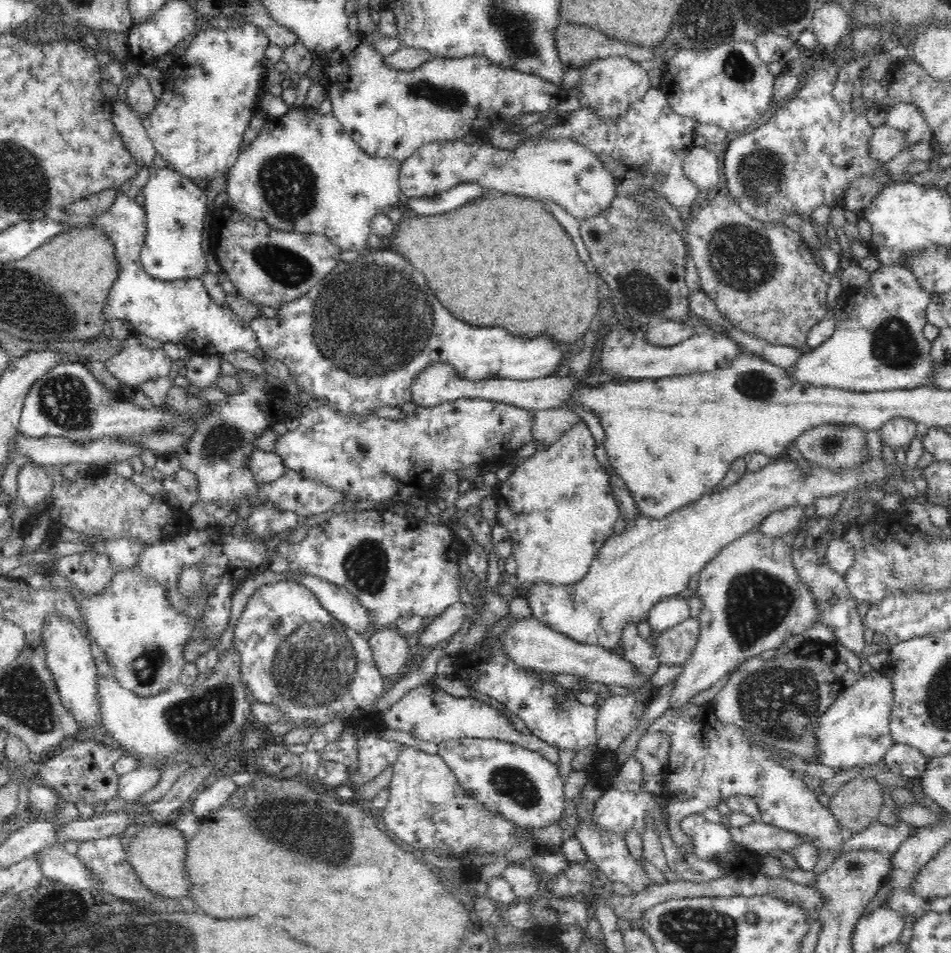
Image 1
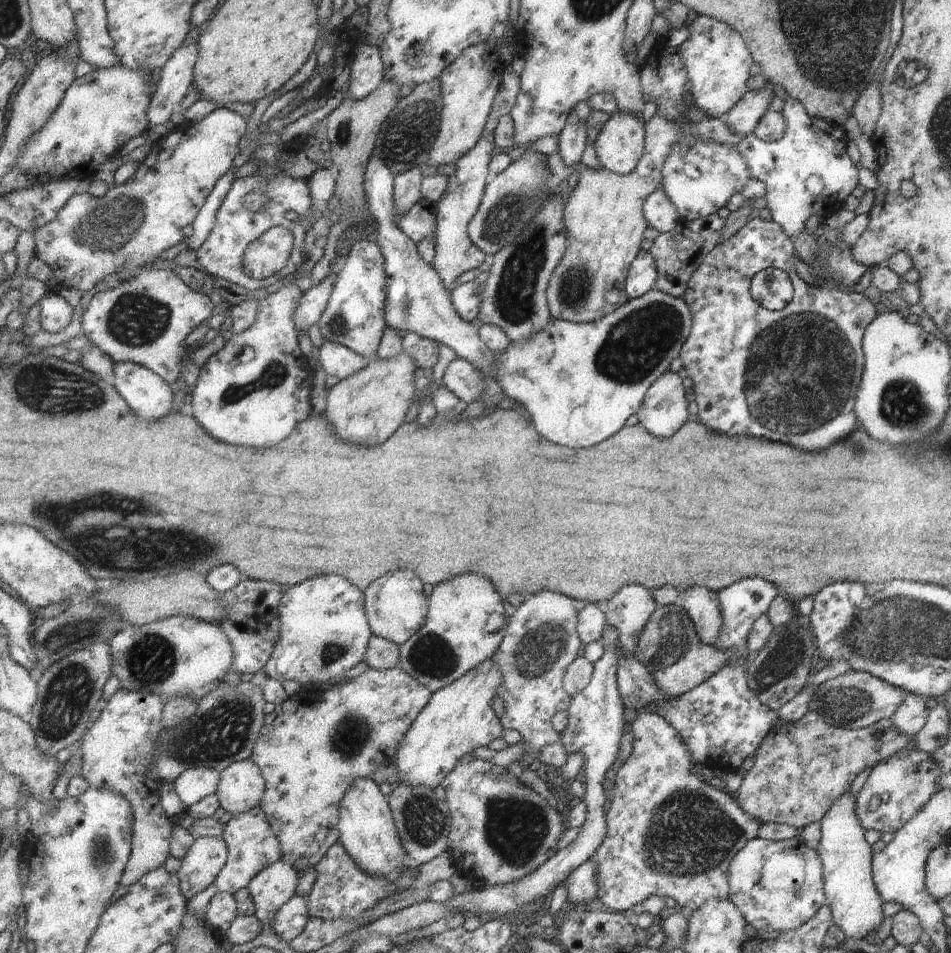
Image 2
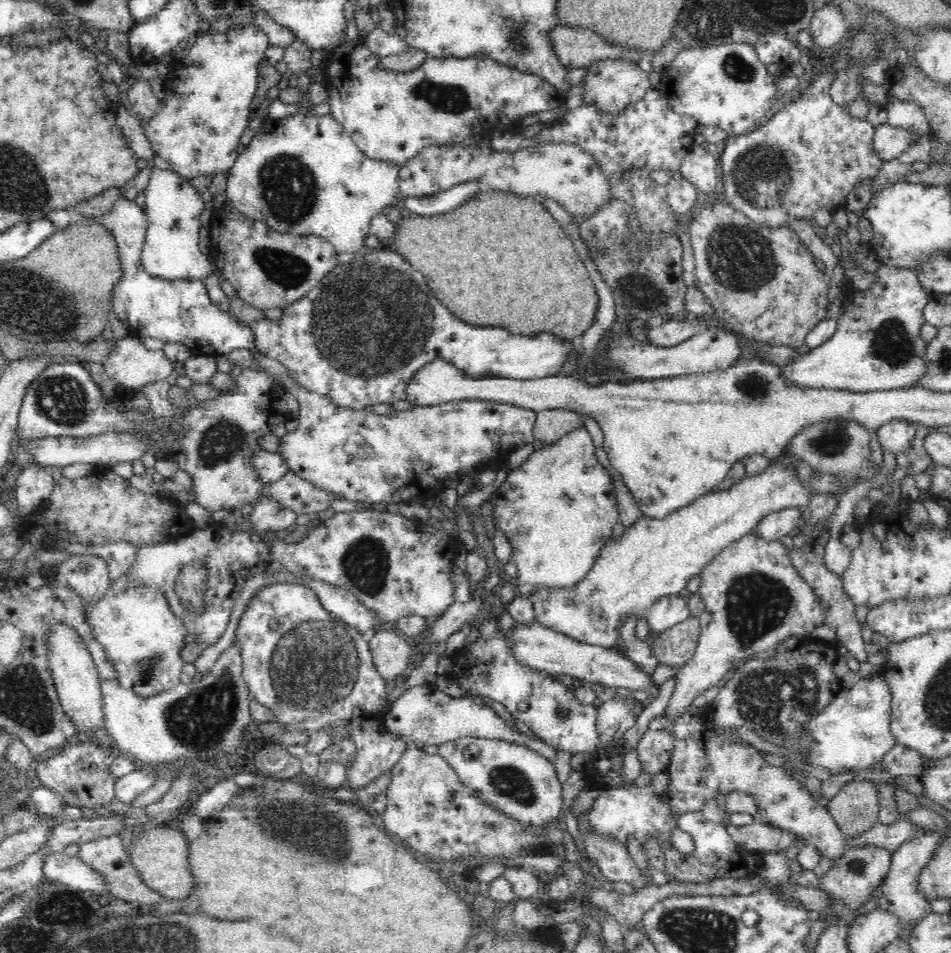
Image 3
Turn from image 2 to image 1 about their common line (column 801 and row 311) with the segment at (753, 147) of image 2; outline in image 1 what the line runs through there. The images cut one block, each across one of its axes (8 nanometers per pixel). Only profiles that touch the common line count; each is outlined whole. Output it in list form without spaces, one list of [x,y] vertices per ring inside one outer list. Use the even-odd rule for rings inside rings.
[[[119,193],[104,214],[87,219],[100,225],[110,236],[120,263],[120,278],[116,280],[106,306],[106,320],[127,320],[134,337],[150,336],[162,342],[184,344],[192,354],[222,356],[234,350],[247,350],[252,356],[262,358],[251,323],[238,318],[230,309],[223,309],[208,296],[201,279],[178,278],[160,280],[144,272],[141,250],[147,236],[147,216],[143,207],[126,193]]]

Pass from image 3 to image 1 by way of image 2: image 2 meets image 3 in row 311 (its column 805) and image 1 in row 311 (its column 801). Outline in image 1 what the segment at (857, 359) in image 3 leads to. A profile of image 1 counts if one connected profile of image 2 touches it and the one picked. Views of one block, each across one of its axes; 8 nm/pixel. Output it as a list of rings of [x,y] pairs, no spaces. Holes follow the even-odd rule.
[[[880,265],[872,275],[871,283],[865,289],[849,288],[841,309],[835,316],[836,330],[824,344],[801,354],[792,366],[785,368],[790,379],[800,385],[814,387],[842,388],[852,392],[889,391],[911,389],[928,384],[932,361],[929,357],[931,341],[923,335],[923,326],[927,323],[925,308],[931,299],[931,293],[925,291],[910,268],[902,266]]]

